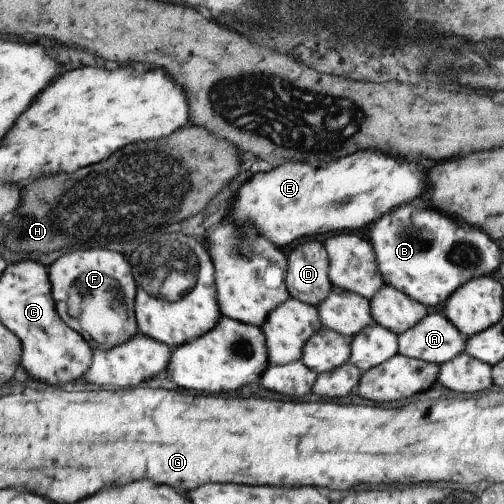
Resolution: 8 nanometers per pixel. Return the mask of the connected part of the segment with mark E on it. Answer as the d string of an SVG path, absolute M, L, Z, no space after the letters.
M364 150L318 168L302 162L288 162L270 172L257 172L236 191L230 214L236 224L254 226L262 238L276 246L280 244L278 248L282 249L300 238L360 230L392 208L418 198L424 186L422 166Z

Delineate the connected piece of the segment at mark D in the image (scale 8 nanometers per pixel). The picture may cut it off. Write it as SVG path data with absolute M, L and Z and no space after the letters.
M318 240L298 244L288 256L285 283L295 299L318 306L331 293L329 258L326 247Z

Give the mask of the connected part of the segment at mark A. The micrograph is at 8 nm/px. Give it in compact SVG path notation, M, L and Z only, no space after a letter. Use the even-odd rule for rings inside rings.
M428 313L415 327L398 335L399 353L408 358L444 364L465 352L466 338L444 316Z

